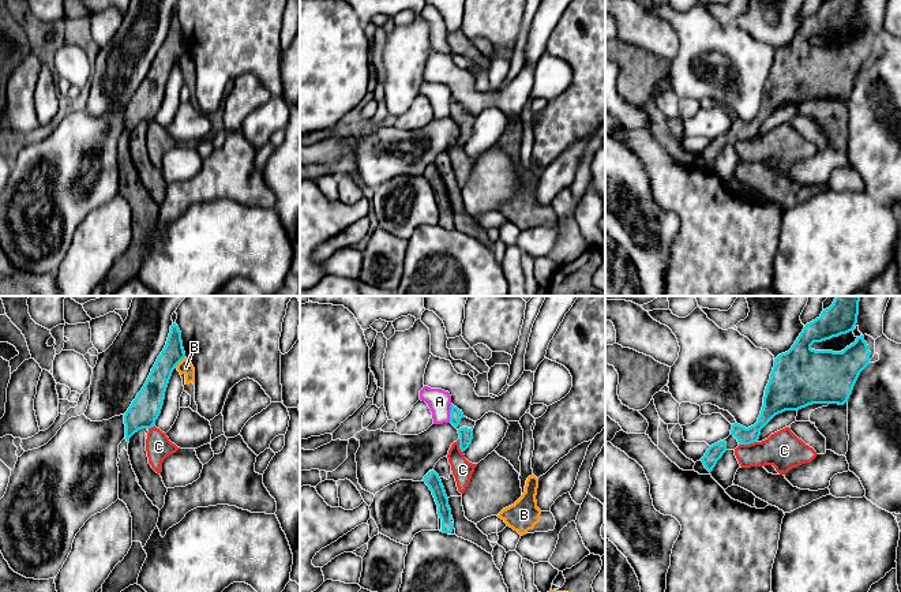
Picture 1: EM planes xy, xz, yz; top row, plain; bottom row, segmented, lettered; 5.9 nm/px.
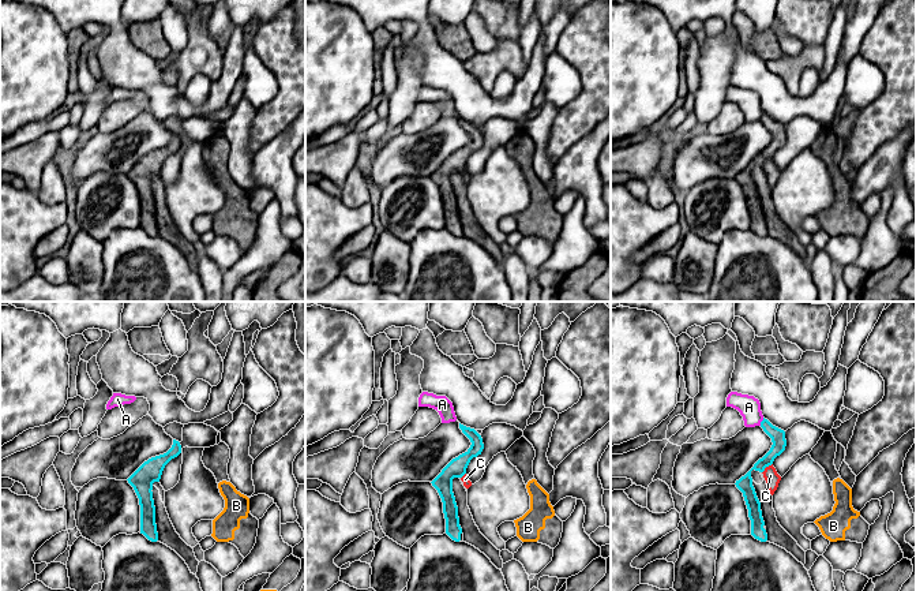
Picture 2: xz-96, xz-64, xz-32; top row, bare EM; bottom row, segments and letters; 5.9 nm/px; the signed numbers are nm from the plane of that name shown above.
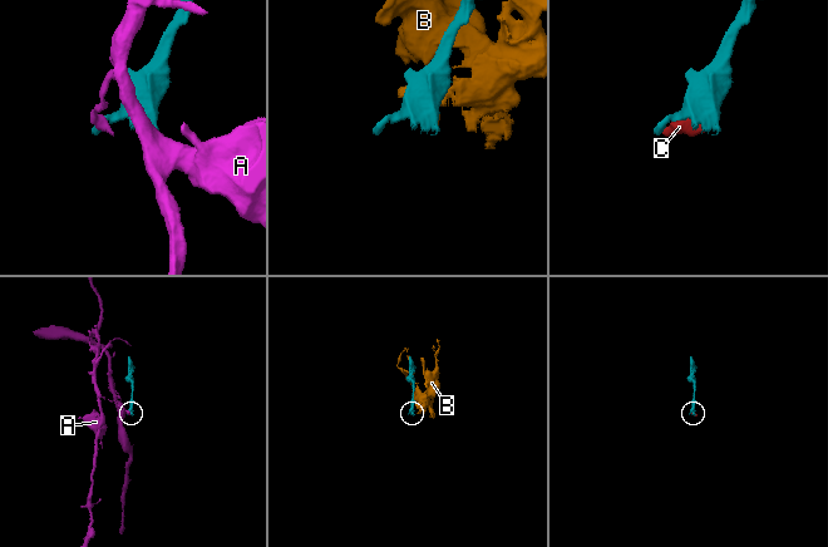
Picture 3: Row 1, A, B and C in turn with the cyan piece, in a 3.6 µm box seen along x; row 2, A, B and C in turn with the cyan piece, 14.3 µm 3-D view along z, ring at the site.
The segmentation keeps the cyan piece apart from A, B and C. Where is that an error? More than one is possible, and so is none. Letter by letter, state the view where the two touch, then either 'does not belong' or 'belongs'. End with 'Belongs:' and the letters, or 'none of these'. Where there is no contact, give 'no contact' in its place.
A: xz | does not belong
B: xy | does not belong
C: yz | does not belong
Belongs: none of these

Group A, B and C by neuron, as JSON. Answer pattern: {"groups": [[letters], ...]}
{"groups": [["A"], ["B", "C"]]}

